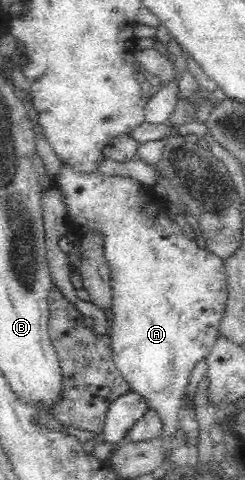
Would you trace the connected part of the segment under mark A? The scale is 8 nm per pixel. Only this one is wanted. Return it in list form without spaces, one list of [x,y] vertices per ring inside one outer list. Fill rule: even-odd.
[[[63,165],[60,173],[60,180],[55,181],[55,190],[58,190],[58,183],[62,185],[62,199],[64,199],[64,205],[68,212],[68,224],[79,231],[86,231],[88,228],[92,230],[98,230],[105,239],[105,257],[108,262],[108,268],[110,268],[111,279],[111,310],[114,312],[112,317],[112,355],[116,368],[120,371],[120,374],[126,378],[128,386],[131,391],[136,391],[143,397],[143,400],[148,402],[150,410],[157,411],[162,418],[162,435],[158,436],[173,436],[173,433],[178,429],[177,417],[178,412],[181,409],[182,399],[186,395],[187,385],[189,383],[189,377],[192,373],[192,369],[196,367],[198,361],[202,361],[210,353],[212,346],[216,343],[219,331],[218,326],[220,320],[225,314],[225,303],[227,300],[227,275],[225,272],[225,259],[221,259],[218,255],[215,255],[212,251],[202,249],[195,241],[186,238],[182,232],[182,228],[178,224],[177,219],[172,220],[168,216],[168,203],[162,205],[151,195],[149,187],[144,187],[138,181],[128,177],[118,176],[104,176],[100,174],[80,174],[74,172],[72,168],[68,168]]]

